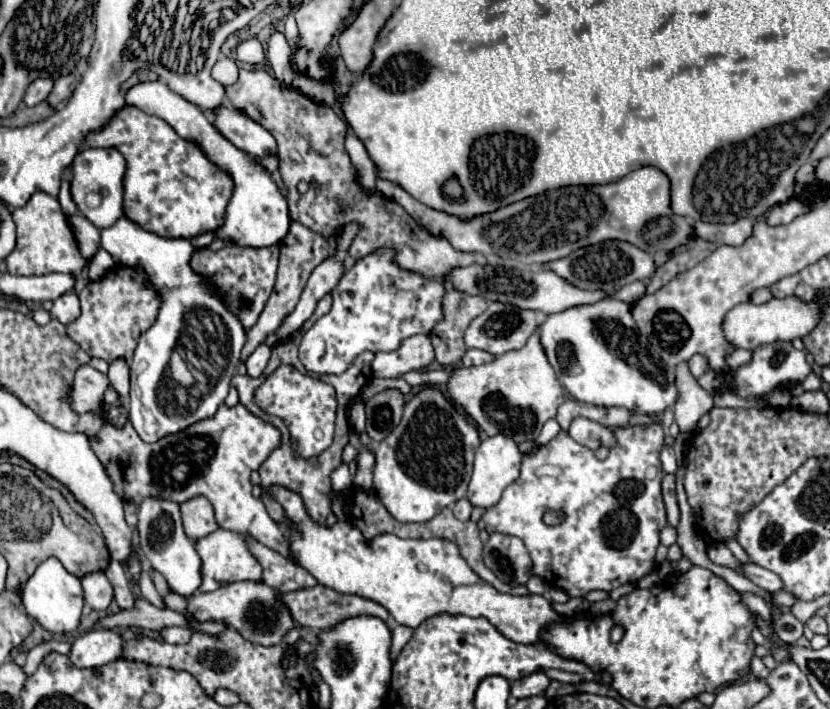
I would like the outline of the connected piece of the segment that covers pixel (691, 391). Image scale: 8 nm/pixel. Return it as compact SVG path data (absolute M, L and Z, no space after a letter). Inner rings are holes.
M685 362L675 368L675 386L677 386L677 400L673 404L675 422L679 424L681 432L695 432L697 420L713 408L713 396L699 386L697 378L691 376Z

